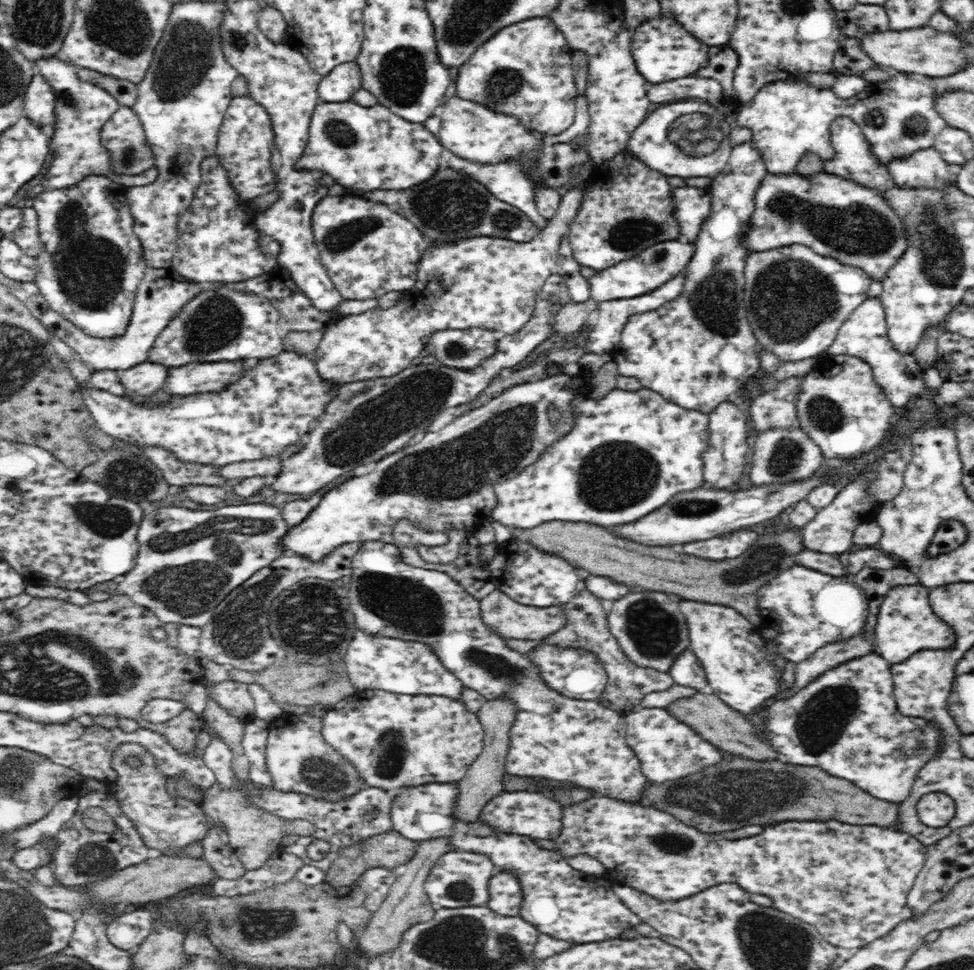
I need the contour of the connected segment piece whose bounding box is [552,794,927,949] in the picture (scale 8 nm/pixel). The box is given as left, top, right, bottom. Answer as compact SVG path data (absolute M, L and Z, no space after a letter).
M599 794L586 798L582 802L570 804L570 806L562 805L562 826L559 837L552 840L554 843L554 853L558 853L567 859L579 854L590 855L590 857L598 859L604 865L604 870L615 870L616 880L624 886L631 886L636 890L641 890L658 900L680 900L680 898L698 894L698 892L709 889L711 886L724 883L738 884L738 886L750 894L764 894L764 896L770 897L774 908L780 910L780 912L792 915L794 918L808 922L810 925L814 925L822 935L822 938L840 948L864 948L866 945L874 942L874 940L891 933L900 922L910 919L912 917L912 909L910 909L907 902L908 892L910 892L918 873L926 862L927 846L920 843L918 839L910 837L910 834L902 834L894 828L868 824L846 824L835 820L829 820L825 823L820 823L814 819L791 820L763 828L762 834L752 836L752 838L728 840L722 834L702 833L693 828L692 825L680 822L675 816L654 807L646 807L640 802L624 802L623 800L616 800L615 798Z

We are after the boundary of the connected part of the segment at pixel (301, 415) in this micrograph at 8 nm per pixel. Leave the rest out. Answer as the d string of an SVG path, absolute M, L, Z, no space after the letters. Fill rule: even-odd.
M286 351L260 361L239 378L238 384L226 387L220 392L193 394L186 398L176 396L161 407L136 405L124 397L91 386L90 382L87 385L82 385L80 382L77 384L78 391L82 393L86 408L91 412L95 424L100 431L107 433L108 436L114 436L117 444L163 446L171 450L182 462L220 467L233 462L256 460L264 456L283 456L282 450L290 444L300 442L300 438L305 439L306 434L324 414L327 405L334 399L326 392L334 390L334 387L338 389L337 384L320 377L312 357Z

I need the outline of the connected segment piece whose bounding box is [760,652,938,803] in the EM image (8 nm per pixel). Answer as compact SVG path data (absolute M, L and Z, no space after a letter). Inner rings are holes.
M868 653L866 656L860 658L850 659L848 662L835 666L832 670L827 670L821 677L815 678L810 686L802 688L798 694L794 694L788 699L777 699L770 706L767 706L763 711L766 712L763 718L763 730L761 736L770 741L772 748L778 753L777 759L779 761L790 763L798 766L818 767L825 770L832 776L843 778L844 780L854 783L858 788L866 791L868 794L879 798L886 802L898 803L906 800L910 794L910 788L916 780L917 772L928 763L932 758L936 744L938 744L938 729L934 727L934 723L926 722L922 718L906 718L897 707L896 698L893 694L893 678L890 672L891 664L882 658L878 653Z

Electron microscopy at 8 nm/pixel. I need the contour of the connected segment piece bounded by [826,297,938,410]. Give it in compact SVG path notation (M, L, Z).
M879 297L865 300L850 313L826 351L828 355L846 355L866 361L872 369L874 381L880 385L886 399L899 410L910 406L912 396L932 397L935 400L938 390L927 388L923 369L914 354L900 353L888 338L884 307Z

